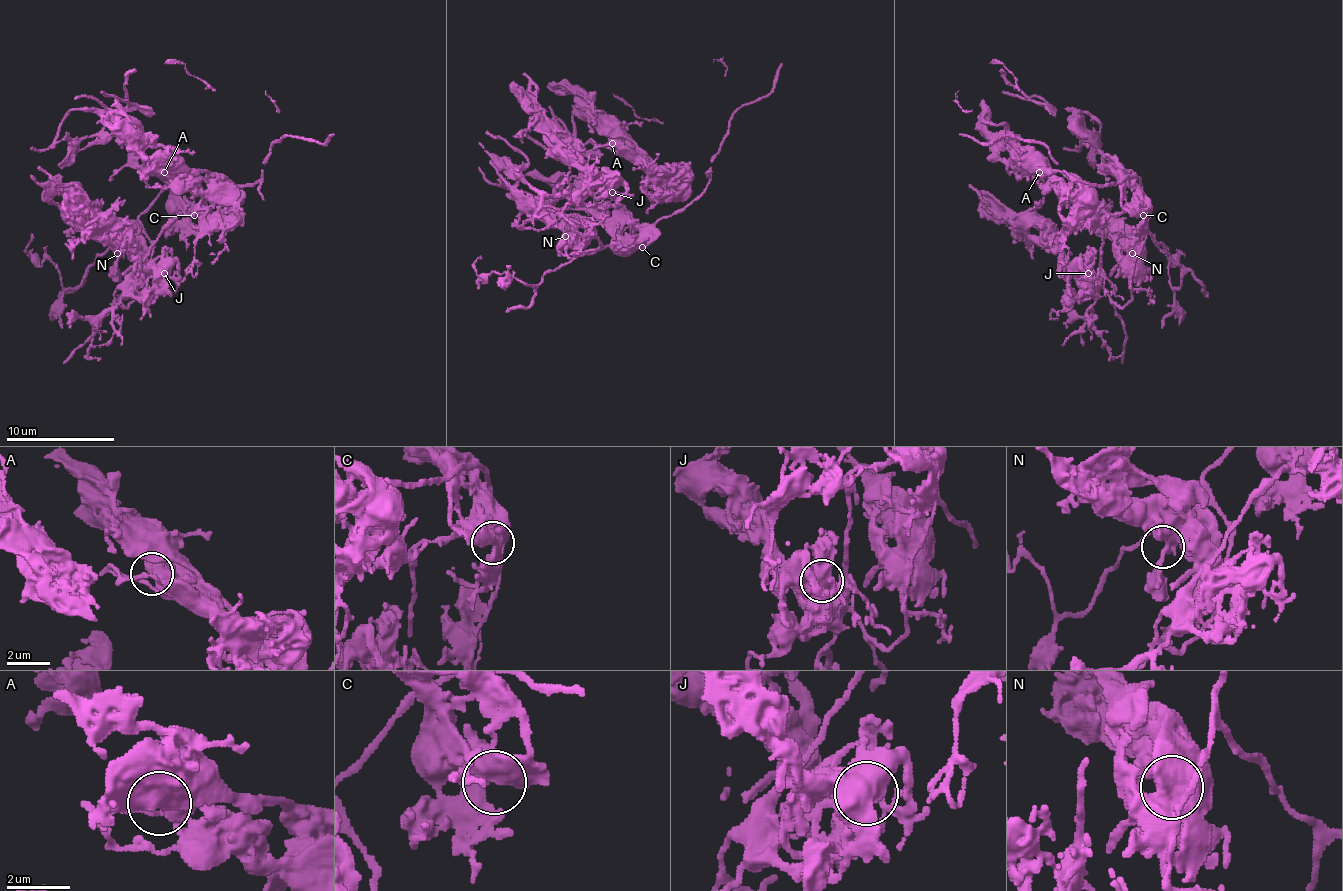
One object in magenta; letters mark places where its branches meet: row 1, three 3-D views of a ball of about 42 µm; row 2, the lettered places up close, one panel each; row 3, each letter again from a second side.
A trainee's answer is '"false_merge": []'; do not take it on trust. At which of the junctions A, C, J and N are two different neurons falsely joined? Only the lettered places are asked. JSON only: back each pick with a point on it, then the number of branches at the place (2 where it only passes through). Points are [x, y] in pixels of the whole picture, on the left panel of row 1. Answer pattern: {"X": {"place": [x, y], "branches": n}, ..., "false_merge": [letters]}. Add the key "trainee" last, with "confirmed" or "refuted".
{"false_merge": [], "trainee": "confirmed"}

